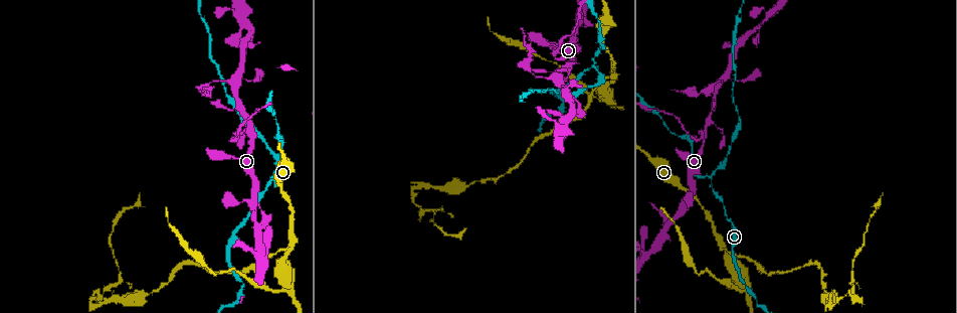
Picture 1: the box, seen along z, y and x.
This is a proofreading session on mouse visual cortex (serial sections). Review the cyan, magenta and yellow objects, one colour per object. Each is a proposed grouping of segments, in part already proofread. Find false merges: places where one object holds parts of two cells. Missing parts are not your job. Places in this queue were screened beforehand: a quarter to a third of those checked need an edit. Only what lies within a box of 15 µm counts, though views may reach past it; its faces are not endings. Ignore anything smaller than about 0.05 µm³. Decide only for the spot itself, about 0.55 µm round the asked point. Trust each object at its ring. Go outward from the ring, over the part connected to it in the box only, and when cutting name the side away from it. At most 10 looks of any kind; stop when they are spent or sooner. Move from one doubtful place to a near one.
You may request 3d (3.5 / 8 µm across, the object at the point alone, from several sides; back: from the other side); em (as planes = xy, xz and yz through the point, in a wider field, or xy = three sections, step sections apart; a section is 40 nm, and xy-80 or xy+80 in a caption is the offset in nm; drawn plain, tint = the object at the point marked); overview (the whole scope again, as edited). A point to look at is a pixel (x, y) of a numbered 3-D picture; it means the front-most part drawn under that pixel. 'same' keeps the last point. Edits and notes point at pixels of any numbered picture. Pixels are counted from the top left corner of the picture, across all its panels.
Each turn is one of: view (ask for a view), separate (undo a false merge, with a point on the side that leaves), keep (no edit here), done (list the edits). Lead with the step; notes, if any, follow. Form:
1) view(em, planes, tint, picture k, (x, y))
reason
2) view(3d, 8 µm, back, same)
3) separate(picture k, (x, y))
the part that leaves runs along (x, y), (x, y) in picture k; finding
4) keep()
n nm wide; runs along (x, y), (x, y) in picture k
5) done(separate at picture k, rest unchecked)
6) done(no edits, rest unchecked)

view(3d, 3.5 µm, picture 1, (251, 134))
three-way junction

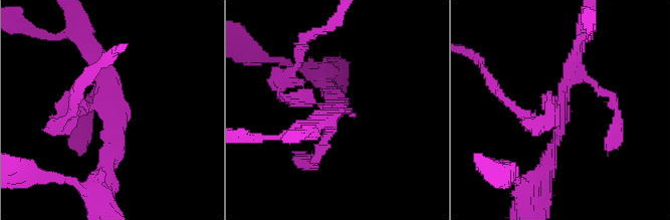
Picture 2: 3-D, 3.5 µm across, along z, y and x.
view(em, xy, step 1, tint, picture 2, (562, 105))

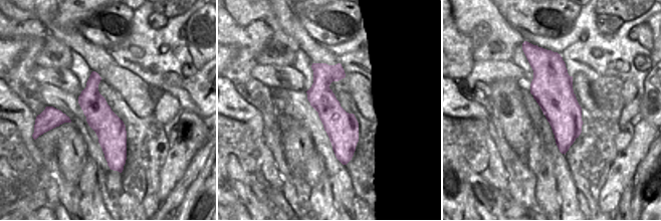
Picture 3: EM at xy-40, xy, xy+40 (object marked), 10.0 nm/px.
separate(picture 2, (284, 96))
the part that leaves runs along (318, 102), (278, 95), (297, 59) in picture 2; two cells meet here

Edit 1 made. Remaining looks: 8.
view(overview)

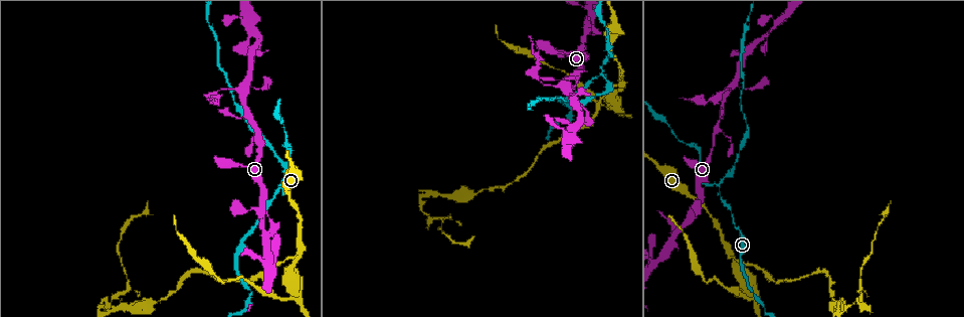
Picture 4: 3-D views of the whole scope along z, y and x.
view(3d, 3.5 µm, picture 4, (600, 73))

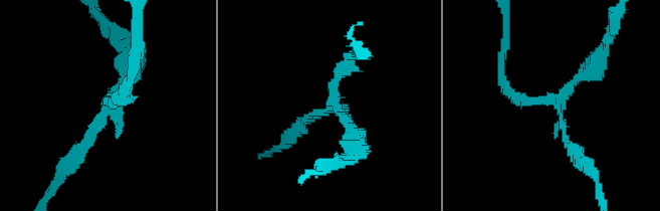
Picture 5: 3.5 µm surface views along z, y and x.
view(em, xy, step 5, tint, picture 5, (558, 107))
3 arms; arms of 150, 200, 200 nm; shape alone is not enough

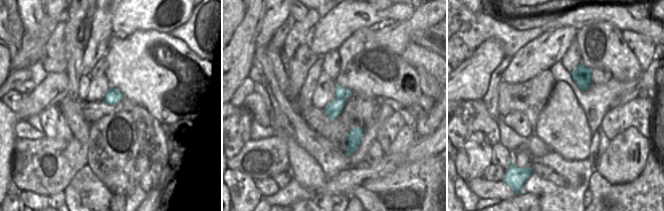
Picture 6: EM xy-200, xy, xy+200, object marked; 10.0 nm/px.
separate(picture 5, (591, 76))
the part that leaves runs along (563, 94), (594, 67), (617, 27) in picture 5; two cells meet here

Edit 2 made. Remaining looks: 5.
view(overview)
see it whole again

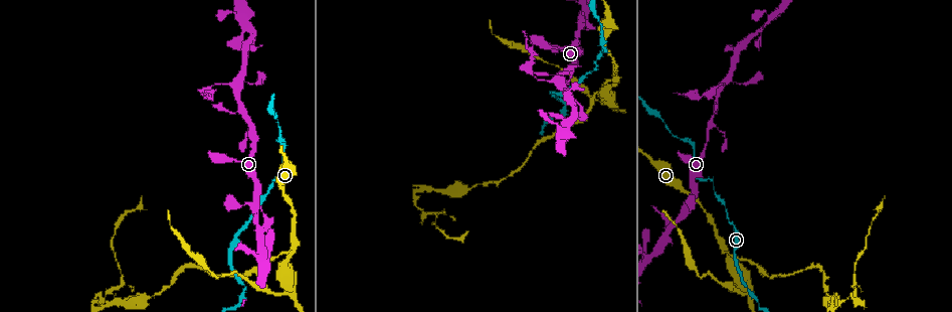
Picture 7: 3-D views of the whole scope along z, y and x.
view(3d, 8 µm, picture 7, (720, 245))
thick turns thin

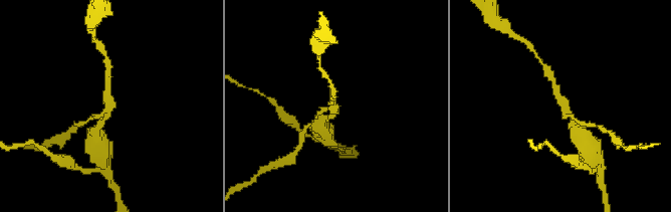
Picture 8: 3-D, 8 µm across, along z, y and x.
view(em, planes, tint, picture 8, (108, 108))
3 arms; arms of 150, 200, 200 nm; shape alone is not enough

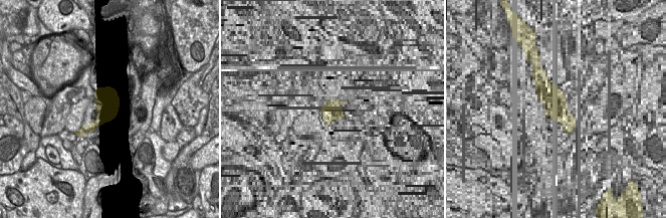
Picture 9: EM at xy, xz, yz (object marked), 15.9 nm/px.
separate(picture 8, (80, 124))
the part that leaves runs along (102, 114), (76, 125) in picture 8; a second cell is stuck on

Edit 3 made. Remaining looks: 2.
done(separate at picture 2, separate at picture 5, separate at picture 8, rest unchecked)

